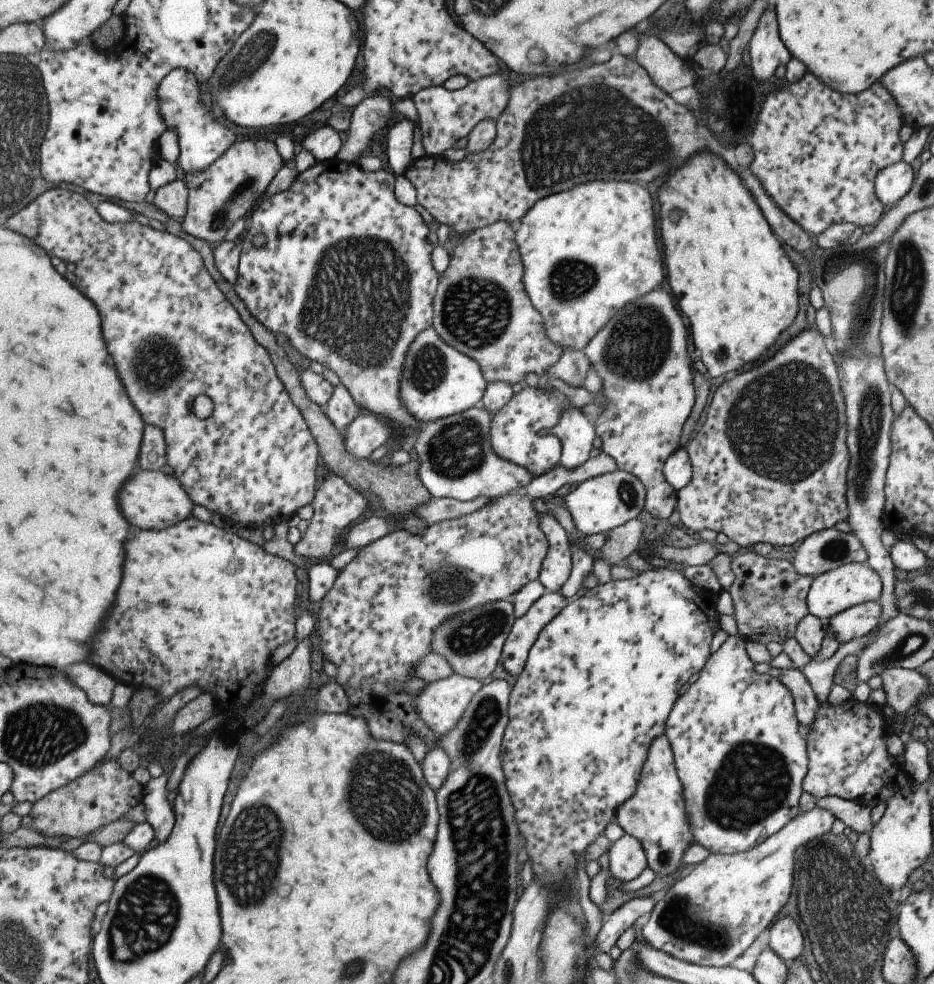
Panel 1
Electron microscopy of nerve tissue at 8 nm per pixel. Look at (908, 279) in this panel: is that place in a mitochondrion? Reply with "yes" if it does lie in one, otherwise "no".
yes

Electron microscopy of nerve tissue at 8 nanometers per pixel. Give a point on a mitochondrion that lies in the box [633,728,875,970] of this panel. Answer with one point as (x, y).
(753, 780)

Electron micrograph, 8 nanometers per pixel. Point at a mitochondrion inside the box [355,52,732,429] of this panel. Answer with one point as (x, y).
(587, 130)

